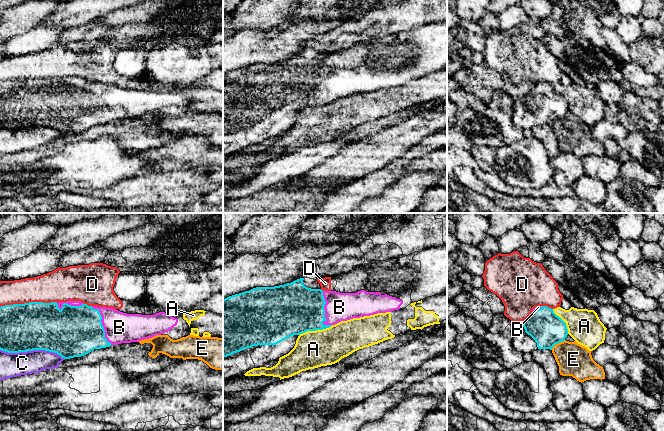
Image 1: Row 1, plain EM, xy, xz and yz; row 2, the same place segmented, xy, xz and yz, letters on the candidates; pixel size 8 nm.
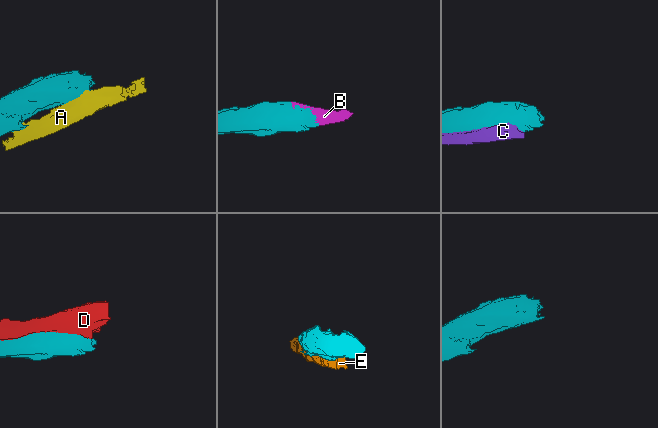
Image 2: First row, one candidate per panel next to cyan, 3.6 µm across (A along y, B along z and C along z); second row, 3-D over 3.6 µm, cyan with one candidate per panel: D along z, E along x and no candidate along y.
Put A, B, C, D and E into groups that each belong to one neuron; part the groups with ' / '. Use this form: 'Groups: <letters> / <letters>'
Groups: A / B / C / D / E

